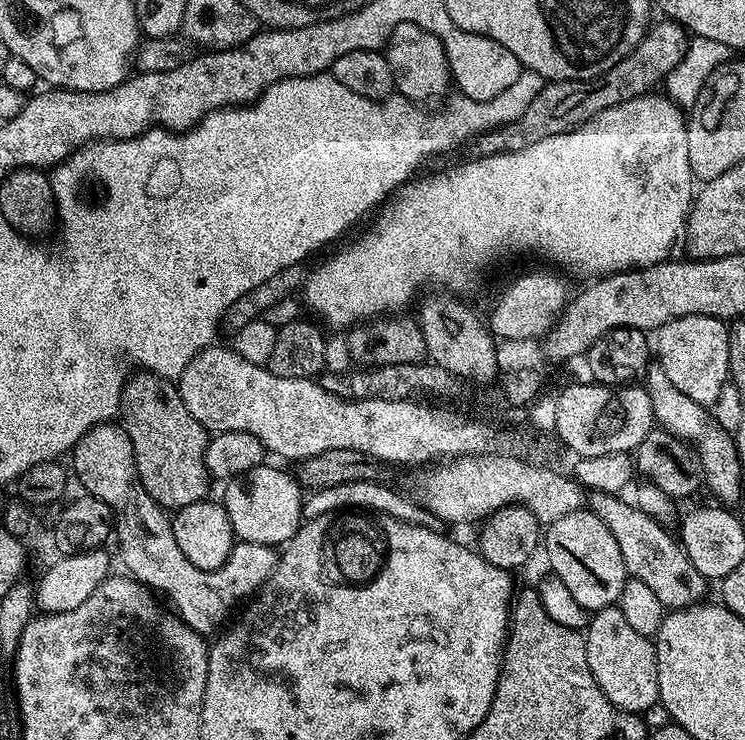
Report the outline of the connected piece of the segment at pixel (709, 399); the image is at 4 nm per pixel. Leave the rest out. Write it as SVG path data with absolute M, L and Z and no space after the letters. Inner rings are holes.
M690 314L666 322L655 333L654 352L660 355L657 356L658 363L686 398L694 398L694 402L710 406L718 394L722 394L722 386L729 383L728 330L729 325L716 316Z

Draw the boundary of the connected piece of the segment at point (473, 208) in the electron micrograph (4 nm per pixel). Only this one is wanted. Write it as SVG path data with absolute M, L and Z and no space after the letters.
M647 94L630 98L620 105L610 106L609 109L602 110L601 113L588 120L579 128L572 132L561 133L558 136L546 137L541 141L534 142L533 145L526 146L524 149L514 150L513 152L494 153L492 156L477 155L476 160L472 160L450 172L438 176L430 176L422 180L413 179L405 183L403 187L395 193L396 198L379 209L380 217L372 224L369 232L364 232L353 244L348 244L345 248L337 250L333 256L328 256L316 269L307 273L302 285L304 300L312 307L311 315L319 318L325 325L329 324L332 328L347 330L354 324L373 319L385 314L396 314L404 308L412 299L417 299L416 291L423 284L428 284L433 280L433 285L447 290L452 294L464 294L468 292L480 280L480 271L488 268L499 256L504 256L507 252L537 252L540 256L545 256L549 260L549 265L559 266L561 269L569 268L572 272L581 272L584 278L599 278L614 272L631 272L650 266L660 264L663 260L669 259L672 247L676 244L676 239L681 239L682 233L686 228L688 213L694 199L694 177L690 170L690 150L686 146L686 116L677 105L668 99L667 95Z

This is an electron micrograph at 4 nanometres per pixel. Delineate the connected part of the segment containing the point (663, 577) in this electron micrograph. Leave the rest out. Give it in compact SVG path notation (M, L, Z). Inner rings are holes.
M588 492L586 496L587 511L592 512L602 522L606 522L606 530L614 534L614 542L618 542L618 550L622 550L622 562L626 566L629 577L647 585L665 609L691 608L705 599L710 588L709 581L704 579L690 562L690 558L680 546L675 535L659 524L650 514L642 514L635 504L623 495L615 492Z

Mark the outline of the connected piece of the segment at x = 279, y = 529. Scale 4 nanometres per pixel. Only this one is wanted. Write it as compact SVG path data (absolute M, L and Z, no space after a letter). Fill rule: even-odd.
M265 462L256 468L246 470L246 474L227 481L222 497L226 514L230 514L230 526L237 541L245 544L271 544L283 546L294 538L304 516L305 493L295 475L271 468ZM301 492L301 493L300 493Z

